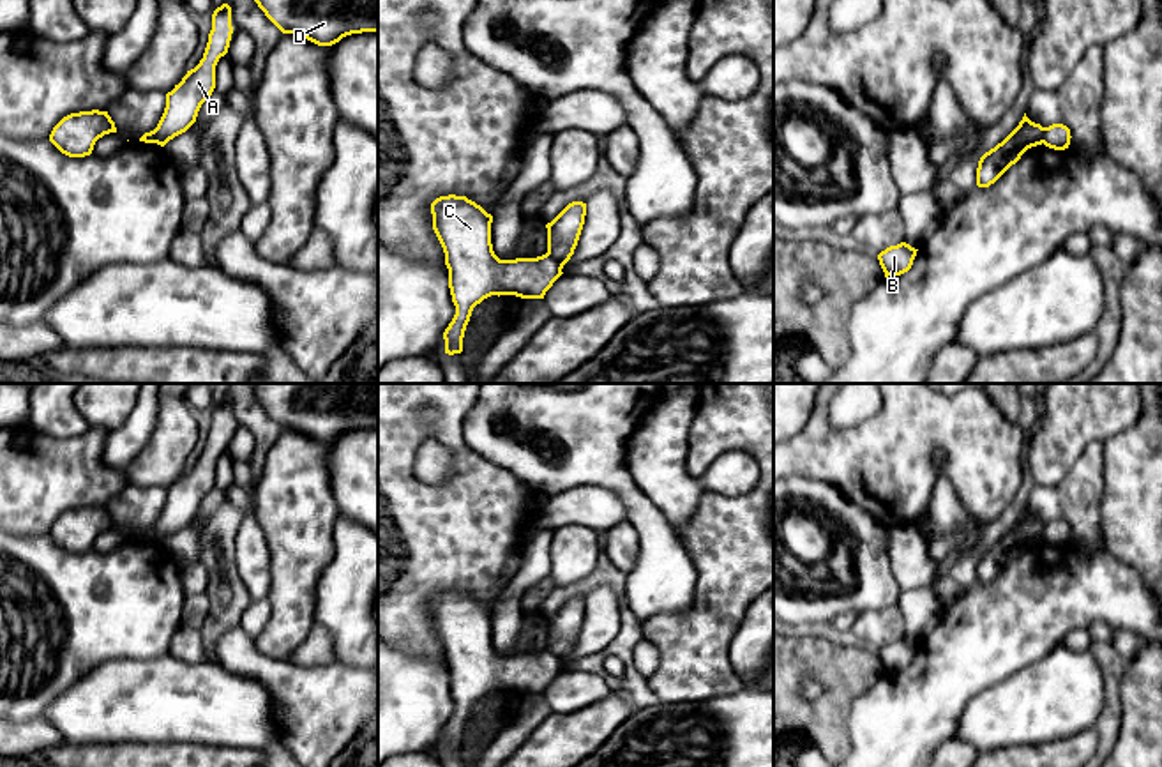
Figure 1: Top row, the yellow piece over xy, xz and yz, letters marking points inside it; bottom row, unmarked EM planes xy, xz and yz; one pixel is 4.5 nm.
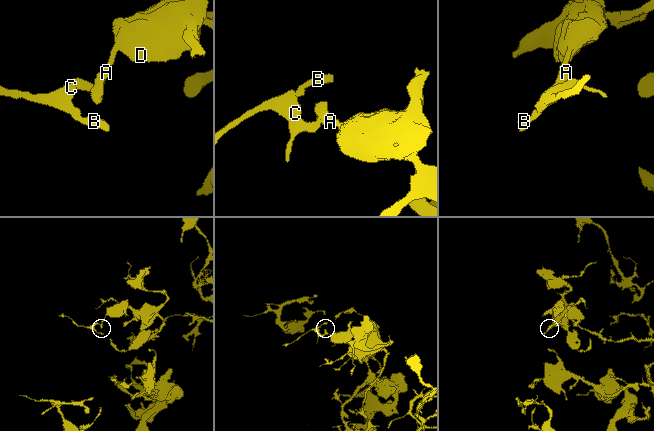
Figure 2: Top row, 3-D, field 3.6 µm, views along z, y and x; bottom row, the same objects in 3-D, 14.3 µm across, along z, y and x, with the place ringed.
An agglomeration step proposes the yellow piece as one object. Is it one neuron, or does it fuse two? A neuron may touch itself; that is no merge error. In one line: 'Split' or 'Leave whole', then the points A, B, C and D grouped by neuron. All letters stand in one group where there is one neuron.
Split. Groups: A D / B C

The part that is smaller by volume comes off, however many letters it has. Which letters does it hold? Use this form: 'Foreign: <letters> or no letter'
Foreign: B, C

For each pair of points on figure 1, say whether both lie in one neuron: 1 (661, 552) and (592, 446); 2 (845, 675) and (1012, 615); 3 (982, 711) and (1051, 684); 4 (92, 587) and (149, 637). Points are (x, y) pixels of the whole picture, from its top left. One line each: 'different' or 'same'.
1: same
2: different
3: same
4: same

